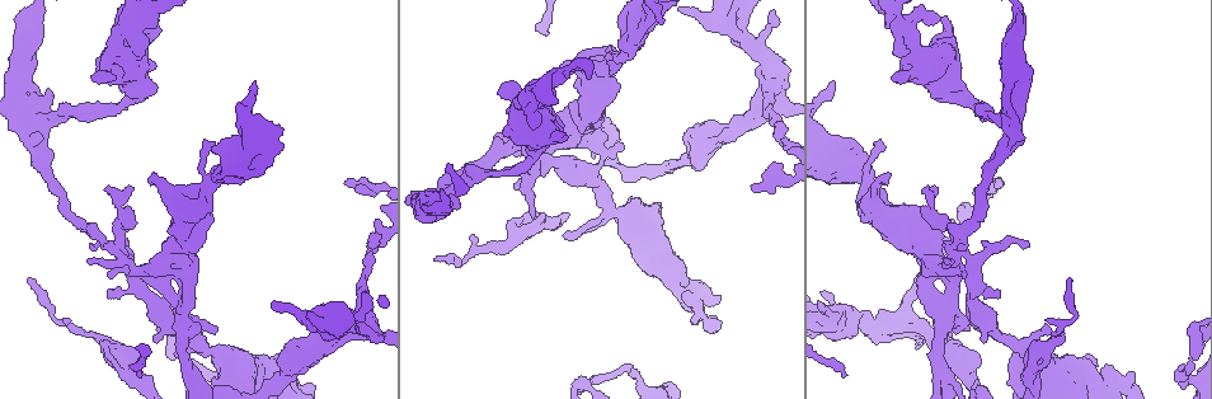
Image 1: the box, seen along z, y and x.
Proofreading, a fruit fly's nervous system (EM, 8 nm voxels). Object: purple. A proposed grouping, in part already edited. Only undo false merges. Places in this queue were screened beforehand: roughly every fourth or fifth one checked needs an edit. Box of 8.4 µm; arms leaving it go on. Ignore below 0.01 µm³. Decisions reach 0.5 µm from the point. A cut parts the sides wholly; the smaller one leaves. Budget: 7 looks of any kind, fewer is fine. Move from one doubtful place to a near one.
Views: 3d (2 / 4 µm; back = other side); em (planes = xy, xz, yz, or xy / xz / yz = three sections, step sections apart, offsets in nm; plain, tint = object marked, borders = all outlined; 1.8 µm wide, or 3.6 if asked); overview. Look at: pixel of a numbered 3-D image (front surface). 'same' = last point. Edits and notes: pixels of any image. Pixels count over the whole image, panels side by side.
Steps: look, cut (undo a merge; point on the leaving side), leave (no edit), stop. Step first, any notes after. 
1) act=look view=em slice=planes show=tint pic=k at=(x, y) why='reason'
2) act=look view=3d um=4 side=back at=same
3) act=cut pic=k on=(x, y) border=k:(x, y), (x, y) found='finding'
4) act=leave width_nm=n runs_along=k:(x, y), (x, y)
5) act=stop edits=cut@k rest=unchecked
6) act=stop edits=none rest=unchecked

act=look view=3d um=2 pic=1 at=(42, 126) why='closes a loop'

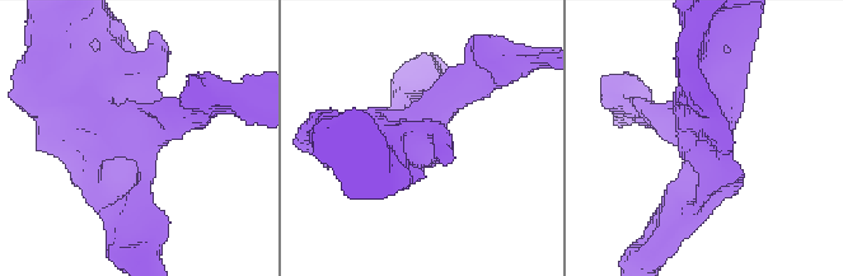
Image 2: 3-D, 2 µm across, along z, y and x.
act=look view=em slice=yz step=8 show=tint pic=2 at=(697, 142) arms=4 why='need the tissue'

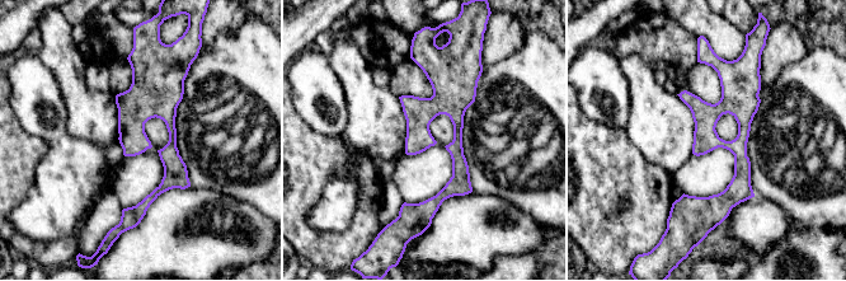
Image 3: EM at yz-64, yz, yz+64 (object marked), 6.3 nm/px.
act=look view=em slice=planes show=borders at=same why='cut it another way'

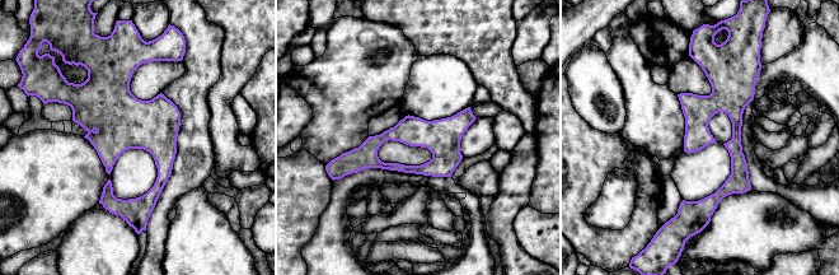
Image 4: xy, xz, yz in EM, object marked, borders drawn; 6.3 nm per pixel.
act=leave runs_along=4:(709, 60), (732, 85), (736, 177), (697, 213) found='all the same cell'

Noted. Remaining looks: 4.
act=look view=em um=3.6 slice=xy step=4 show=tint pic=1 at=(892, 23)

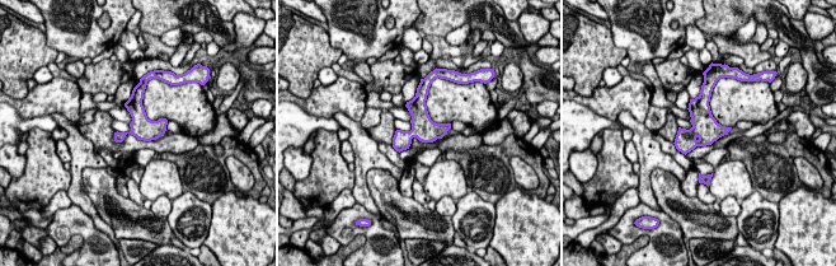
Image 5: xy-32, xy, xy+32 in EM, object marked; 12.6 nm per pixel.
act=leave found='continuous, no second cell'

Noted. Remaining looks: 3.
act=look view=em slice=xz step=4 show=plain pic=1 at=(728, 26) why='abrupt turn'

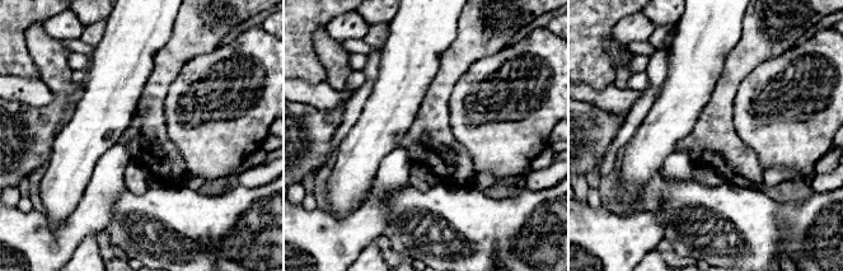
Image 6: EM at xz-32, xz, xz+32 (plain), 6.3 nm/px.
act=look view=em slice=xz step=4 show=tint at=same why='with the object marked'

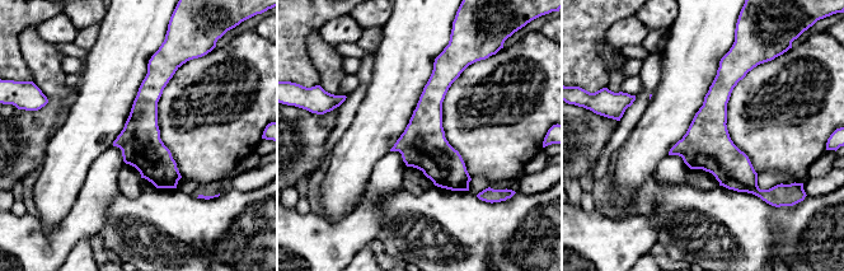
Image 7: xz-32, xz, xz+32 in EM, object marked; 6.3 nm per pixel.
act=leave runs_along=7:(723, 65), (716, 150), (758, 192) found='all the same cell'

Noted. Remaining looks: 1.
act=stop edits=none rest=unchecked

